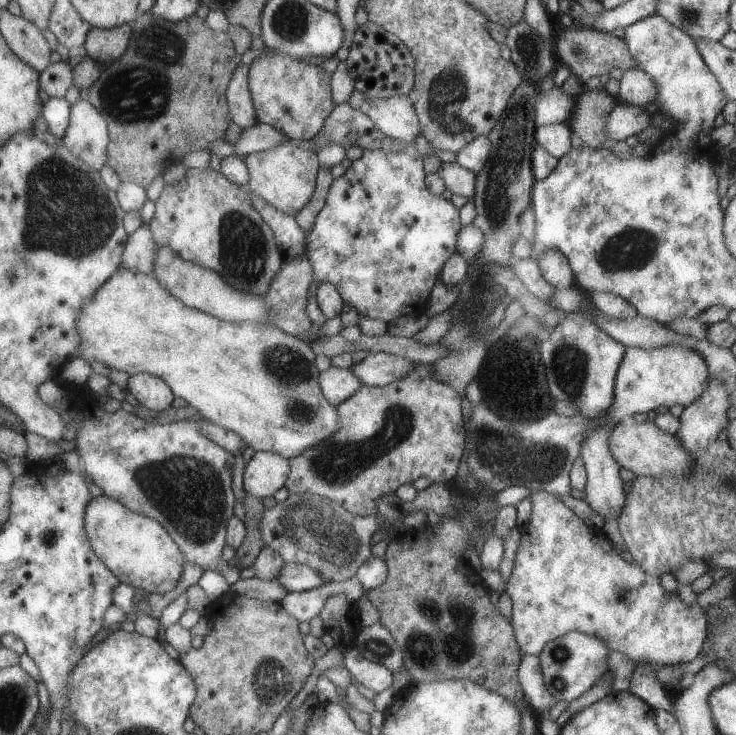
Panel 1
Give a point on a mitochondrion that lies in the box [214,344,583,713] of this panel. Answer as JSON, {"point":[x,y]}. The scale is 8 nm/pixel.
{"point":[323,533]}

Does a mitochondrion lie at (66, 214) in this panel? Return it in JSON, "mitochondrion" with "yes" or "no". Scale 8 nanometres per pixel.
{"mitochondrion":"yes"}

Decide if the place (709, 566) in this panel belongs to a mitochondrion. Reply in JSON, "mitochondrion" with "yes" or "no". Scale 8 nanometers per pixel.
{"mitochondrion":"no"}

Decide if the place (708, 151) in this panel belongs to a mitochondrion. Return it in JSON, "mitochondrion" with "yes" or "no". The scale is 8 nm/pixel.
{"mitochondrion":"no"}

